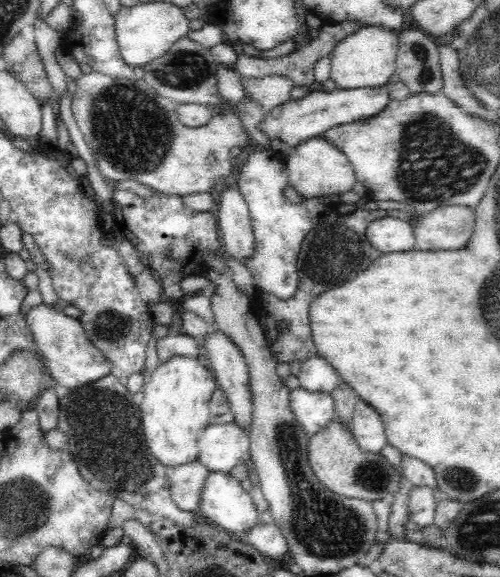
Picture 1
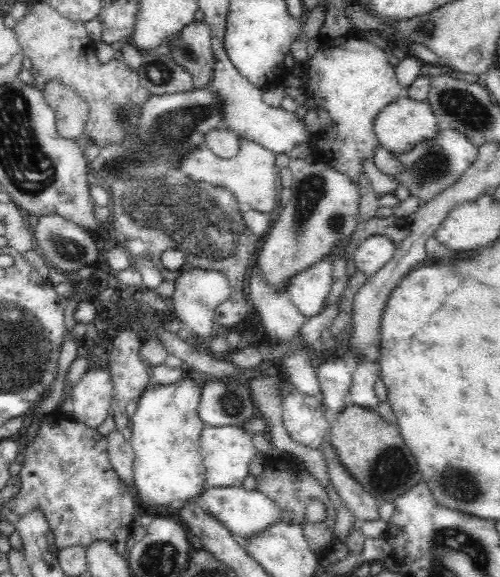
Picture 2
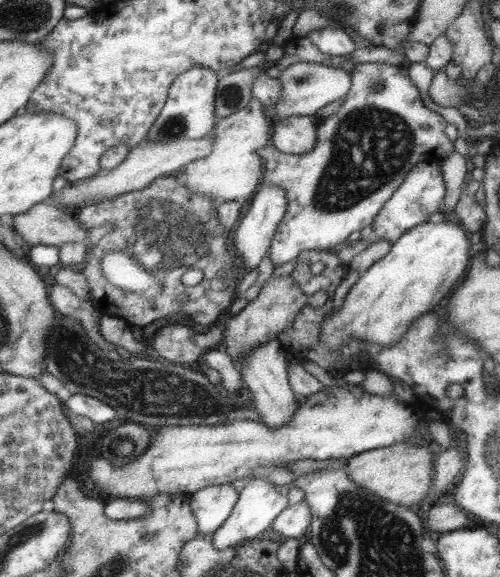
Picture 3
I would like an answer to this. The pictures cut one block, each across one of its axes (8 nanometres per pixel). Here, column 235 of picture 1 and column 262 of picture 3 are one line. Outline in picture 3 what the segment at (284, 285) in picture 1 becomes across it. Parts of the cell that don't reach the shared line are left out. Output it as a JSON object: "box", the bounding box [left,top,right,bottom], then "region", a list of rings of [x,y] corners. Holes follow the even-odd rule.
{"box":[258,62,456,268],"region":[[[365,62],[352,66],[348,71],[350,90],[342,99],[341,107],[335,113],[323,117],[316,126],[317,140],[327,140],[333,144],[315,144],[305,154],[283,154],[269,145],[258,149],[264,168],[260,184],[279,185],[285,191],[285,214],[267,250],[273,268],[293,260],[301,251],[324,250],[337,244],[342,246],[351,232],[372,224],[378,210],[381,210],[381,206],[414,165],[439,164],[445,155],[456,150],[444,133],[445,119],[423,106],[405,67]],[[373,81],[384,84],[380,92],[369,92]]]}

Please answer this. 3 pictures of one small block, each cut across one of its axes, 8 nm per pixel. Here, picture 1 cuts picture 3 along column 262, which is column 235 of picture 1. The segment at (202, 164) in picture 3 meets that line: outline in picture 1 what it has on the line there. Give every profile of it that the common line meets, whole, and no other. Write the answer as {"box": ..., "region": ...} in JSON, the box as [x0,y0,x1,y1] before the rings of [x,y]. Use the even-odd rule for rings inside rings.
{"box":[71,70,255,197],"region":[[[92,70],[78,77],[76,85],[71,107],[72,115],[95,156],[100,175],[110,184],[120,180],[136,180],[158,193],[181,197],[186,194],[210,193],[212,188],[217,190],[218,182],[230,181],[230,184],[233,184],[238,161],[232,158],[230,150],[234,147],[252,148],[255,144],[238,119],[237,107],[231,104],[215,113],[204,126],[190,128],[178,121],[173,102],[158,95],[145,79],[133,81],[122,77],[114,78]]]}

